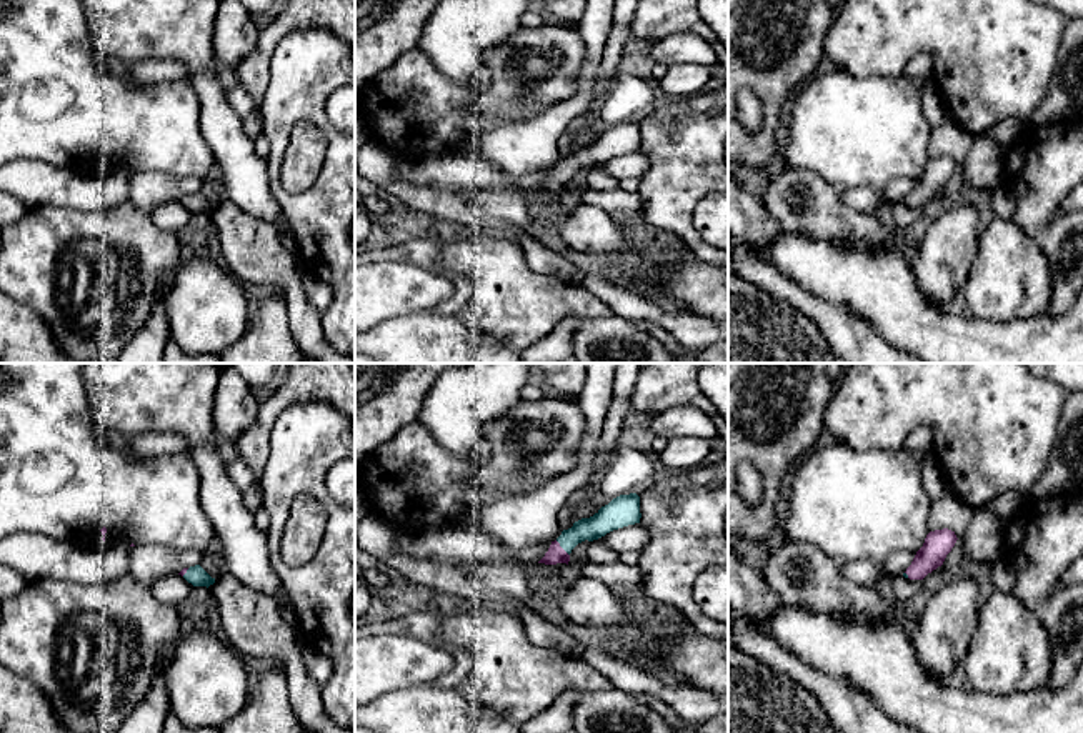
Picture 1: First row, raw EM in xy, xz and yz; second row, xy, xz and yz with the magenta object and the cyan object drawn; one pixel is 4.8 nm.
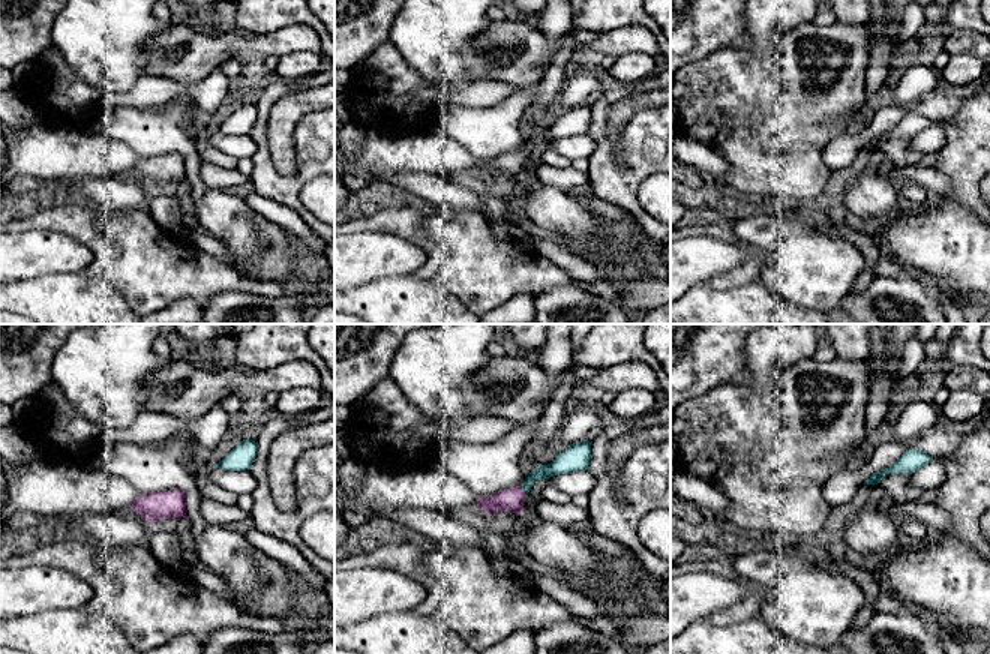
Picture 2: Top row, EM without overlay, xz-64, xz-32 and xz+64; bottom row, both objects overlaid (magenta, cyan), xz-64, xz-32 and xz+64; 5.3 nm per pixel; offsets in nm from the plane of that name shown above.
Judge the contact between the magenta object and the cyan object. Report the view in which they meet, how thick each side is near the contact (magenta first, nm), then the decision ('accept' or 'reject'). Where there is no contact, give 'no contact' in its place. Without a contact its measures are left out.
meets magenta in xz; 90 nm thick on the magenta side, 120 nm on the other; accept

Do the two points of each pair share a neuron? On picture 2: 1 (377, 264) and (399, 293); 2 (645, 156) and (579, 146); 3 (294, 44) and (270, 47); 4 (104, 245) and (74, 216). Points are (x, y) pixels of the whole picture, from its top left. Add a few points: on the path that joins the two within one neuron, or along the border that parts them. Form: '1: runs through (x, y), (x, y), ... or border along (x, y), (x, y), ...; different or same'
1: border along (411, 273), (386, 275), (353, 285); different
2: border along (587, 134), (594, 143), (594, 152), (588, 158); different
3: runs through (288, 44), (276, 44); same
4: runs through (96, 240), (80, 224); same

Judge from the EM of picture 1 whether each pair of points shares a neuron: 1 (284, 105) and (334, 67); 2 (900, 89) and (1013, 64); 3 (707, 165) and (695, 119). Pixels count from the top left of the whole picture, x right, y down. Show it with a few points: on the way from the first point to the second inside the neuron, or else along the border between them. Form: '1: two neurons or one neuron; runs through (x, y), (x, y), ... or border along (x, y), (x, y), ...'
1: one neuron; runs through (295, 94), (322, 67)
2: two neurons; border along (903, 75), (863, 77)
3: one neuron; runs through (707, 154), (707, 147), (695, 135), (695, 130)

